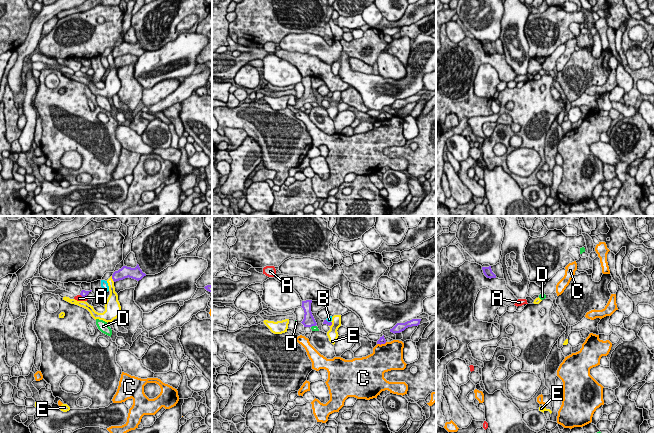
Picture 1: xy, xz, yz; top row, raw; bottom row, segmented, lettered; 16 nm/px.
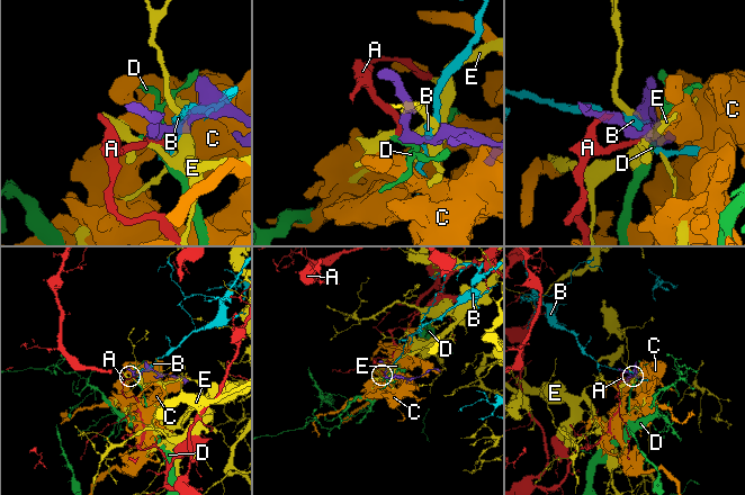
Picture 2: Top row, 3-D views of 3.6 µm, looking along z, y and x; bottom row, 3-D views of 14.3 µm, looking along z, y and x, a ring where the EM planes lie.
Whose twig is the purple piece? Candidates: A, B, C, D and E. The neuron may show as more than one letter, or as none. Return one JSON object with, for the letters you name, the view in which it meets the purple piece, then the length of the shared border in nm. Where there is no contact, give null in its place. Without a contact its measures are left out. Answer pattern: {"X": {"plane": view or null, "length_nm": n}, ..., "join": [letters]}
{"join": []}

